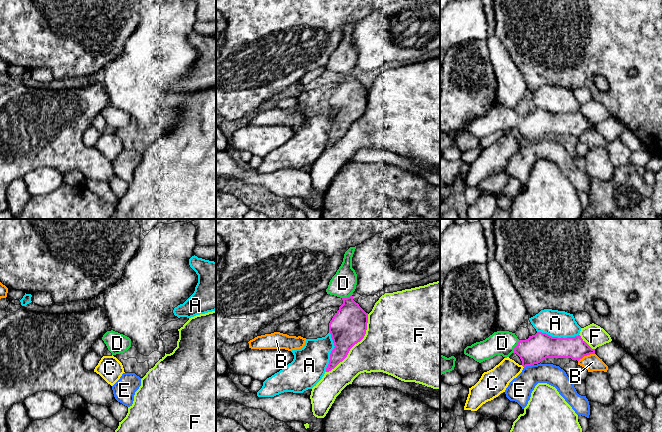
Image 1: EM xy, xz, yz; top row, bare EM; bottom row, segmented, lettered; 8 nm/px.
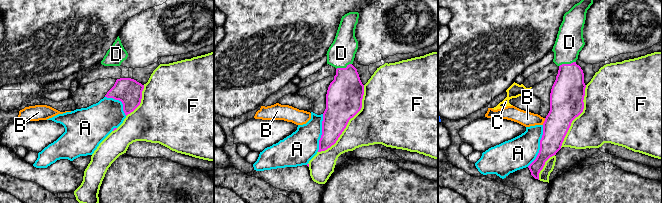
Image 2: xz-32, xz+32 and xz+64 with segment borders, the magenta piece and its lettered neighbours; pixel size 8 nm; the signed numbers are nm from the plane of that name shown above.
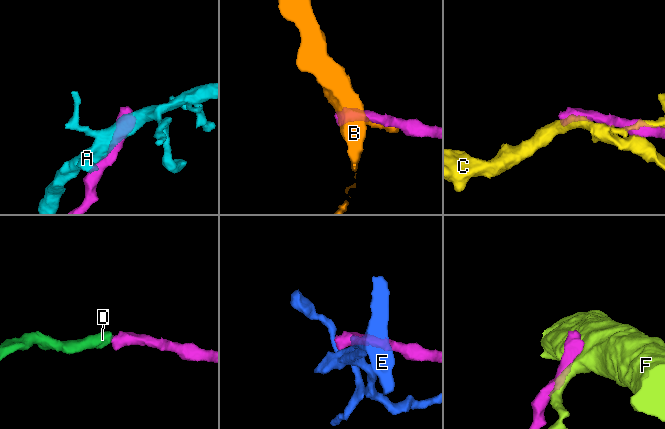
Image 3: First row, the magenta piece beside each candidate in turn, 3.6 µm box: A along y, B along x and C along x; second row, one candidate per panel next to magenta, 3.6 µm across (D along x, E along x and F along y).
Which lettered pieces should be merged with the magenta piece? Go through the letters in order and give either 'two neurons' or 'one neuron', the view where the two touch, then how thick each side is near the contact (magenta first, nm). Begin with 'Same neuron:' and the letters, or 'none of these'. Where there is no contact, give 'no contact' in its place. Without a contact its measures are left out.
Same neuron: D
A: two neurons; meets magenta in yz; 220 nm thick on the magenta side, 220 nm on the other
B: two neurons; meets magenta in yz; 180 nm thick on the magenta side, 140 nm on the other
C: two neurons; no contact
D: one neuron; meets magenta in yz; 220 nm thick on the magenta side, 190 nm on the other
E: two neurons; meets magenta in yz; 220 nm thick on the magenta side, 190 nm on the other
F: two neurons; meets magenta in xz; 300 nm thick on the magenta side, 380 nm on the other

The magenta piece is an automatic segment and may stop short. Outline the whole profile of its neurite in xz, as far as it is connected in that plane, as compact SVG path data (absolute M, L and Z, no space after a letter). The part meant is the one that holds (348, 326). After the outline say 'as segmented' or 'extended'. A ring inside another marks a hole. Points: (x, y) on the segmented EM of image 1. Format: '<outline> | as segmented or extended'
M350 247L344 254L343 262L329 282L327 294L340 297L343 304L329 323L329 332L334 343L330 353L326 372L334 369L348 355L350 349L360 342L367 330L368 313L353 300L357 274L352 268L355 247Z | extended

